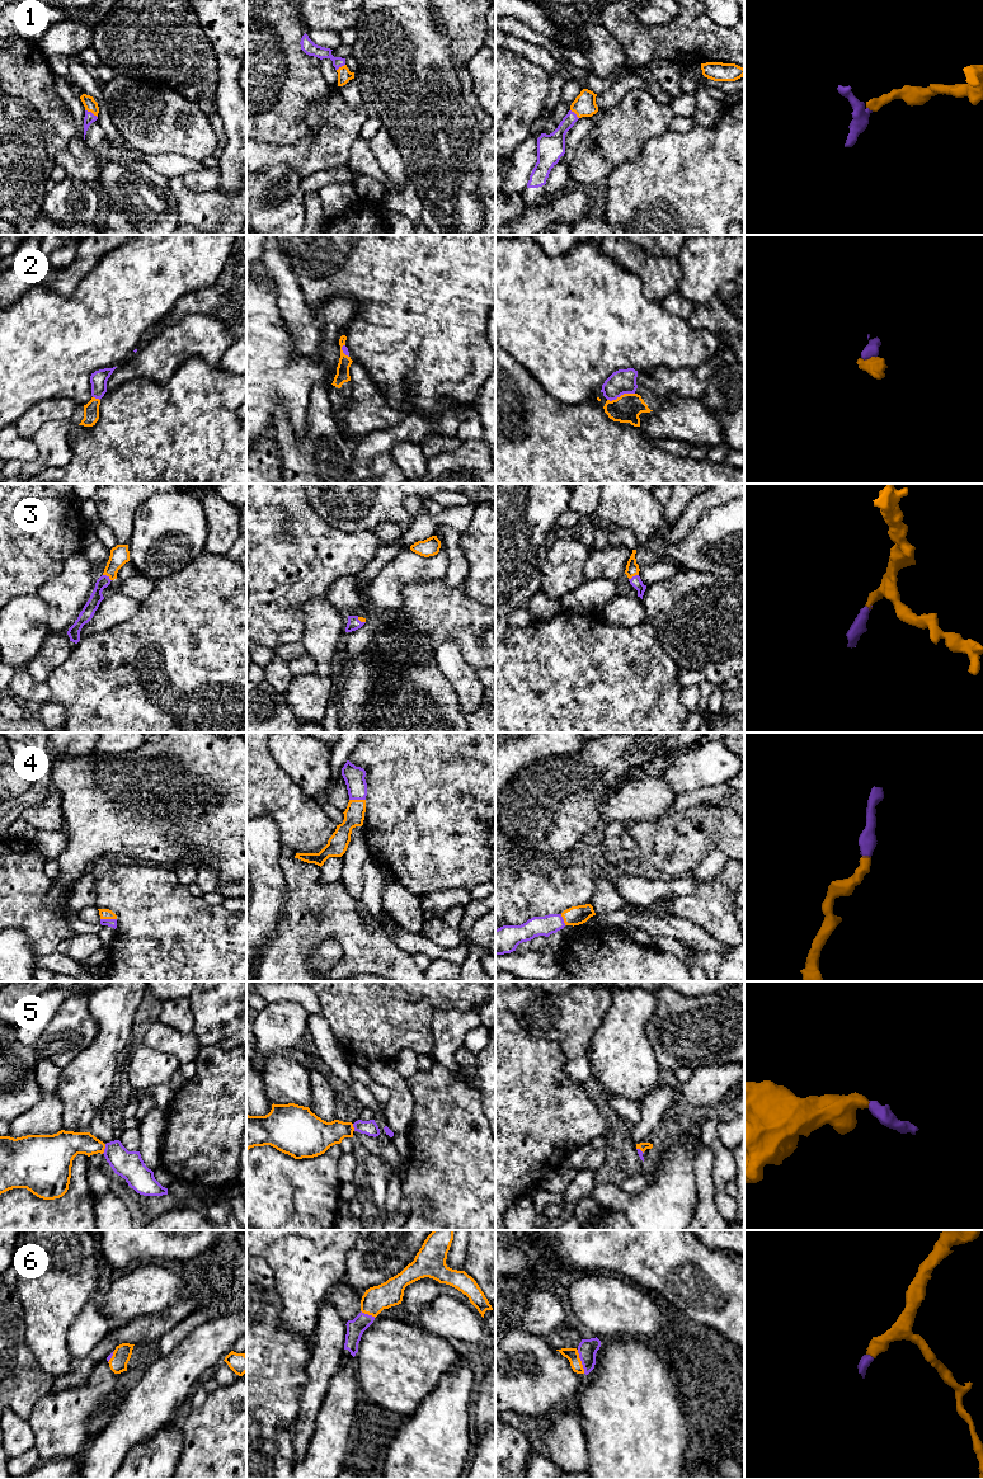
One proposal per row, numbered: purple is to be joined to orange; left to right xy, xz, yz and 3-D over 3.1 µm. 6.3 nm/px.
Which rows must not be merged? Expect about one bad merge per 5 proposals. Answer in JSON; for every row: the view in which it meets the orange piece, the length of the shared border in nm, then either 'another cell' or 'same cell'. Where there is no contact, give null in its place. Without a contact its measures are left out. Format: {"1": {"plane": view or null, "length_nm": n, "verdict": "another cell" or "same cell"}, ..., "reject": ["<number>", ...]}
{"1": {"plane": "xy", "length_nm": 90, "verdict": "same cell"}, "2": {"plane": "yz", "length_nm": 180, "verdict": "same cell"}, "3": {"plane": "xy", "length_nm": 70, "verdict": "same cell"}, "4": {"plane": "xy", "length_nm": 100, "verdict": "same cell"}, "5": {"plane": "xy", "length_nm": 70, "verdict": "same cell"}, "6": {"plane": "yz", "length_nm": 160, "verdict": "same cell"}, "reject": []}

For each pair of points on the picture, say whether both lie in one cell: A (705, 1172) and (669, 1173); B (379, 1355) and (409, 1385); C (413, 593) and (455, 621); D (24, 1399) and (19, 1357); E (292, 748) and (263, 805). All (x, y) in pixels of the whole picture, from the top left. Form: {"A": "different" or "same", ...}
{"A": "different", "B": "same", "C": "same", "D": "same", "E": "different"}

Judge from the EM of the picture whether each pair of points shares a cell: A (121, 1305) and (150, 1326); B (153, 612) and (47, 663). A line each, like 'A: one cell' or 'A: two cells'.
A: two cells
B: two cells

